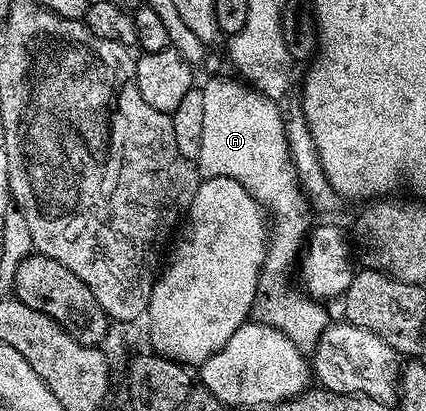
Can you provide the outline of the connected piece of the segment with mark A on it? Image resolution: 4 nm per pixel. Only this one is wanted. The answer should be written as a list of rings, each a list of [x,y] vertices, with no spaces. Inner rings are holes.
[[[212,78],[203,83],[203,107],[205,116],[202,119],[202,152],[194,159],[194,165],[200,172],[201,179],[229,178],[238,180],[254,200],[261,203],[270,218],[270,237],[268,240],[268,256],[264,259],[264,269],[260,275],[260,290],[268,295],[261,297],[258,302],[258,314],[269,326],[280,330],[284,335],[301,348],[315,347],[321,332],[330,325],[330,317],[323,310],[319,301],[311,297],[291,298],[284,291],[284,273],[288,270],[288,262],[295,263],[298,255],[305,249],[306,239],[313,229],[314,222],[308,219],[310,207],[307,198],[292,169],[292,156],[288,153],[288,136],[283,111],[279,110],[279,103],[275,99],[266,97],[252,89],[247,83],[233,78]]]

